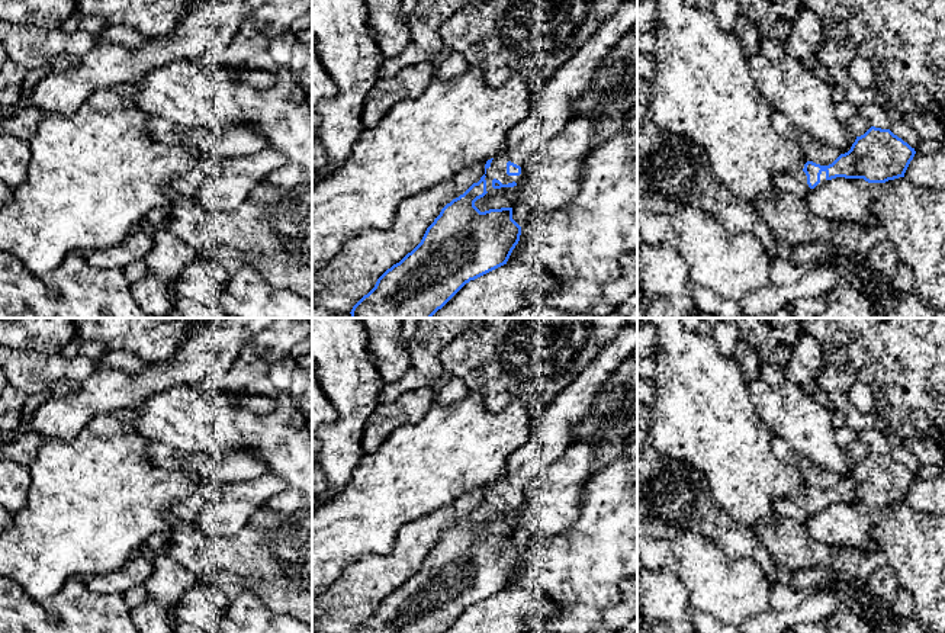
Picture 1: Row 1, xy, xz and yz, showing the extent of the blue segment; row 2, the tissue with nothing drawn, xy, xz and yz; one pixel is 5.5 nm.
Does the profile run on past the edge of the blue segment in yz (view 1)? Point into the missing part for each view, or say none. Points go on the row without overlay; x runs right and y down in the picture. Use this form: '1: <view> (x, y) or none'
1: yz (791, 507)

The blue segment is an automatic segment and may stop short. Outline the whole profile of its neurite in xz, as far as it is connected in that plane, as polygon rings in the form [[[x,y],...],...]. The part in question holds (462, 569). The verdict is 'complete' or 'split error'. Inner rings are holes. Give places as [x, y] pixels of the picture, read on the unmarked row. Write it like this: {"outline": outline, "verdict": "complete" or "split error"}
{"outline": [[[629,321],[550,405],[533,412],[528,440],[510,457],[502,478],[486,486],[480,505],[447,528],[421,568],[388,594],[353,633],[443,633],[466,608],[507,589],[521,560],[521,552],[512,544],[512,533],[480,537],[475,527],[494,514],[517,511],[523,504],[524,486],[566,450],[572,427],[586,414],[600,386],[636,348],[637,327]]], "verdict": "split error"}

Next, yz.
{"outline": [[[871,452],[856,462],[851,475],[840,479],[832,489],[820,491],[807,486],[801,497],[774,499],[777,518],[804,523],[810,515],[836,502],[864,504],[868,508],[885,508],[904,498],[916,476],[890,454]]], "verdict": "split error"}

